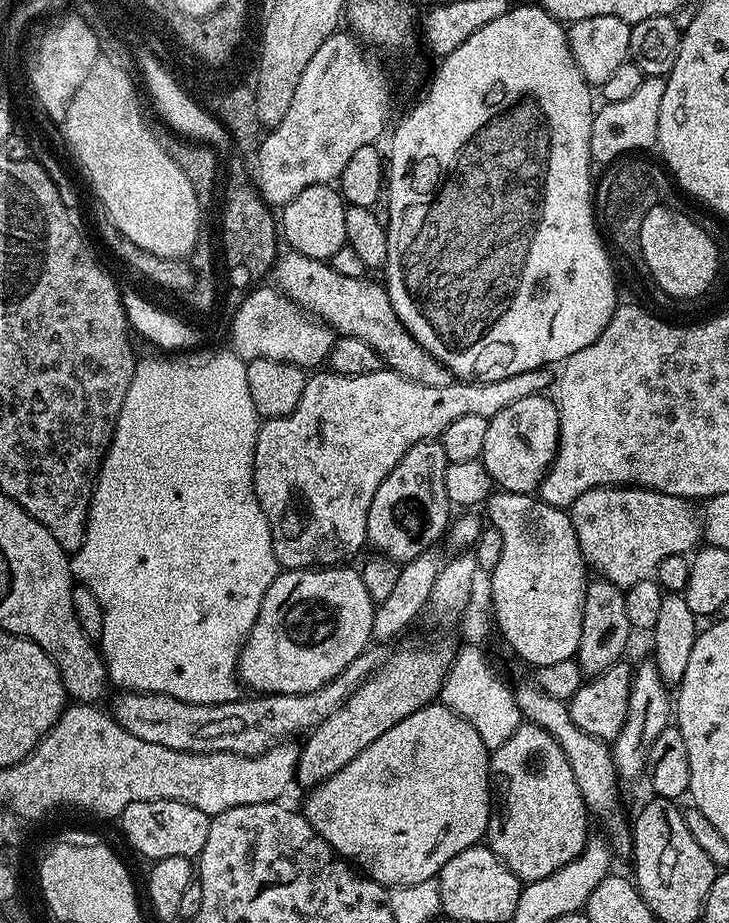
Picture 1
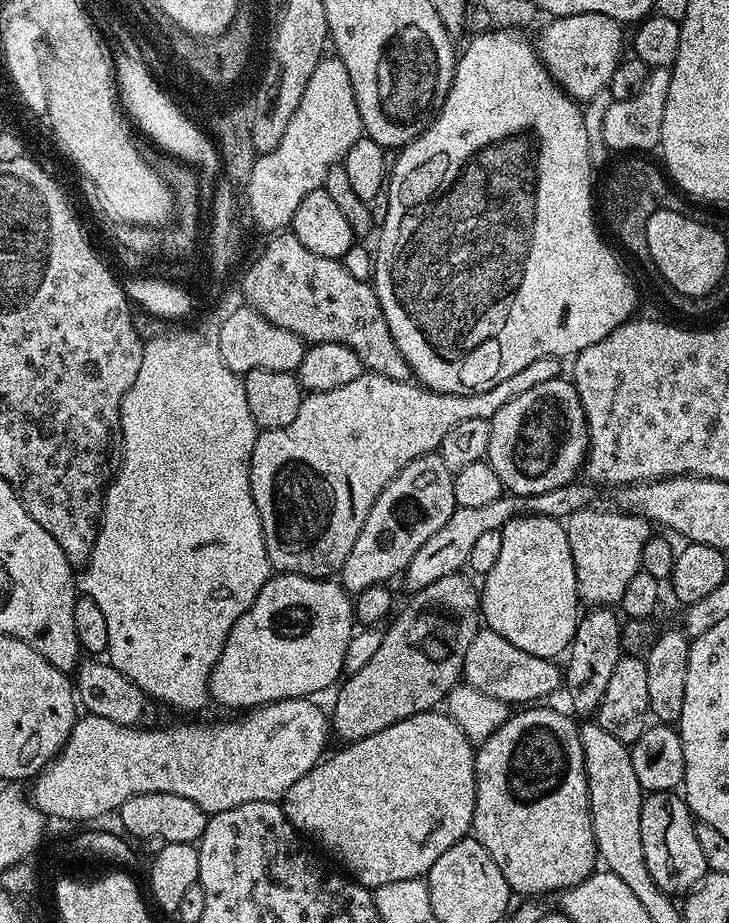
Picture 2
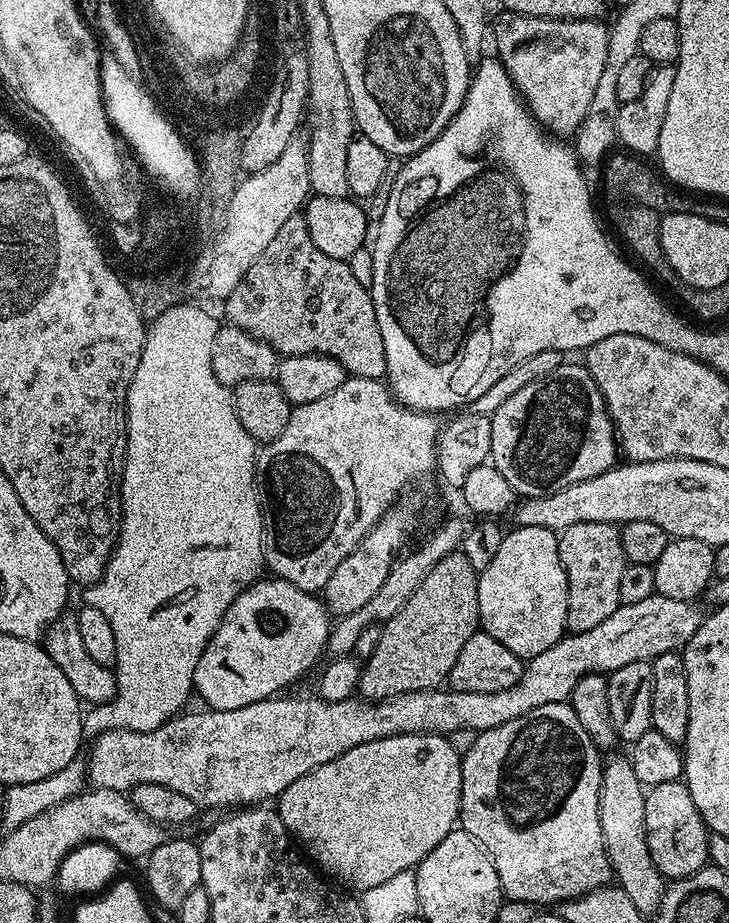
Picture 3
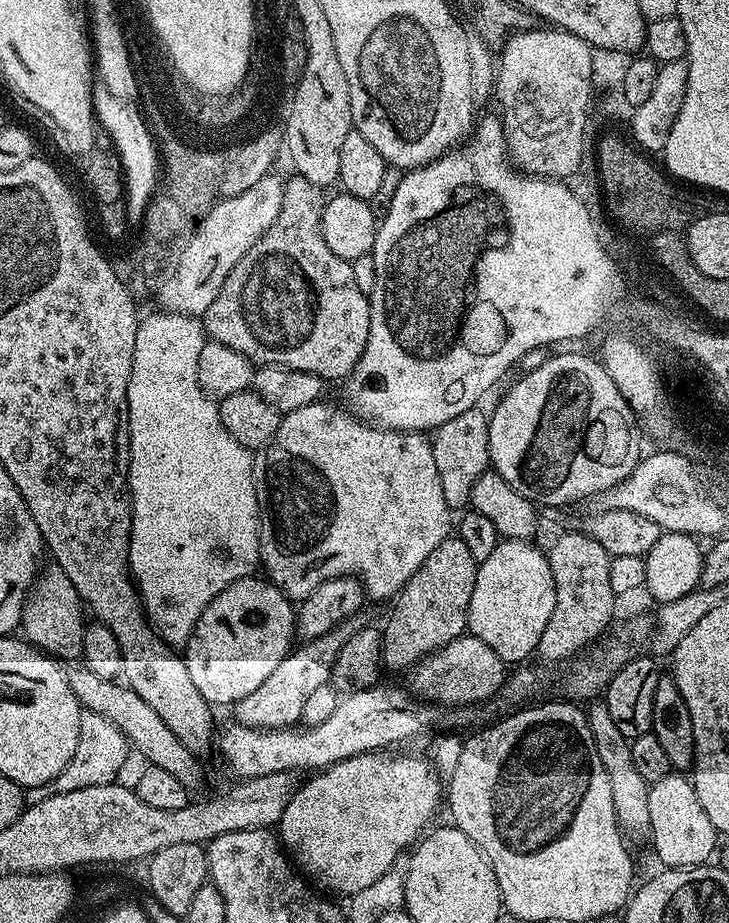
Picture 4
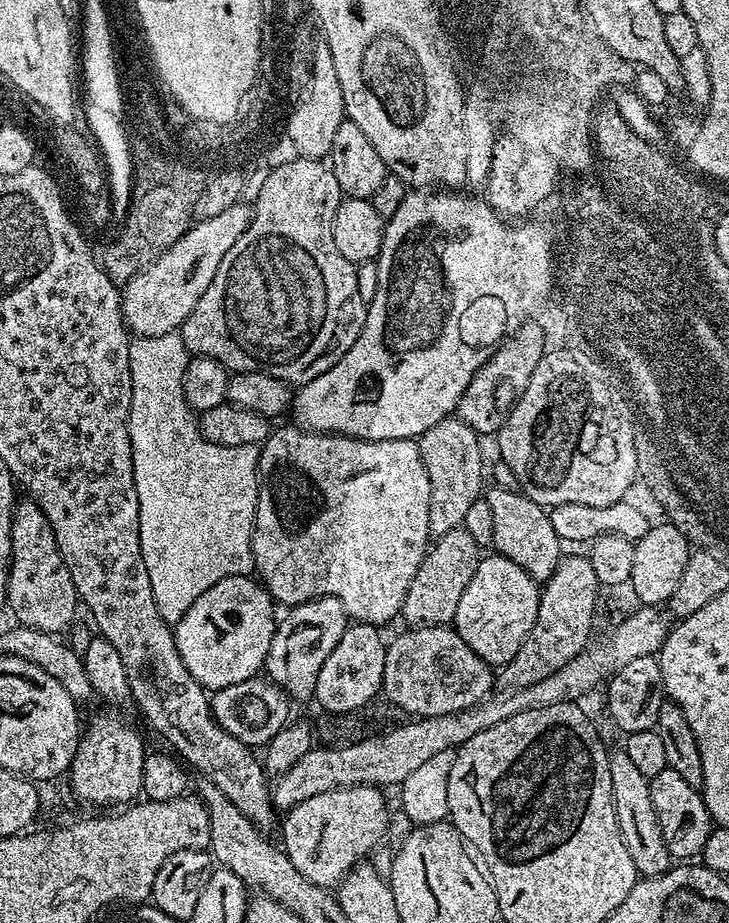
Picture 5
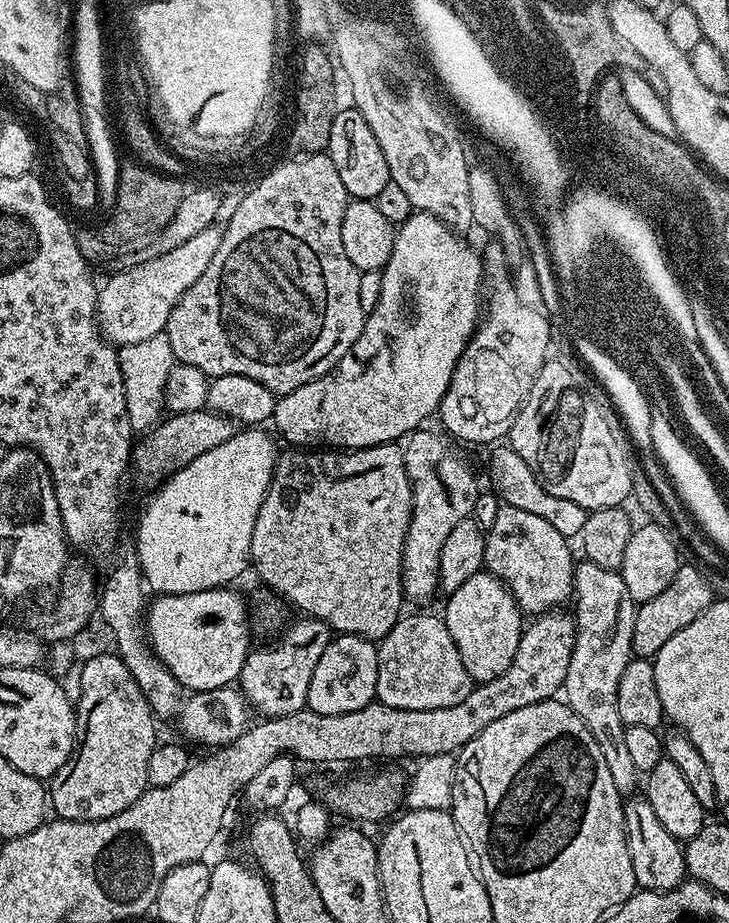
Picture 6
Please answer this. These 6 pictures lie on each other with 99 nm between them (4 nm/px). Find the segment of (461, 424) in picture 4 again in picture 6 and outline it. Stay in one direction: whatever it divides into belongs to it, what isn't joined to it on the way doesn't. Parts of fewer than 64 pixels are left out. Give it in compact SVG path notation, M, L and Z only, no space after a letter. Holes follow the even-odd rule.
M417 430L411 433L403 445L406 474L412 483L412 517L410 518L410 526L406 530L406 542L402 550L400 585L404 588L405 601L411 602L413 600L416 604L424 604L432 595L437 595L440 587L440 555L442 554L442 546L446 543L450 530L454 530L454 526L458 526L458 522L471 517L472 507L478 495L476 476L468 469L467 462L459 460L448 449L447 442L449 443L449 441L439 431L437 431L438 433L424 431Z

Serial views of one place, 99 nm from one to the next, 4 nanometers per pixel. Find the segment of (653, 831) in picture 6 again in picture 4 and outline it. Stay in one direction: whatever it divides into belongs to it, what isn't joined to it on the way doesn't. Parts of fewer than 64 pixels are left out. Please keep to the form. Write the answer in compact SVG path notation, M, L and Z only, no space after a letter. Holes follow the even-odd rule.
M597 698L591 701L587 705L586 715L590 726L590 734L594 734L594 750L598 750L598 758L602 758L602 770L606 770L606 778L610 778L610 795L614 797L616 821L627 835L629 832L634 839L647 841L652 834L648 797L649 783L642 778L642 774L638 774L638 769L634 766L634 757L630 754L632 742L626 738L626 734L618 731L618 725L614 723L614 717L610 714L610 710L604 704L603 699Z

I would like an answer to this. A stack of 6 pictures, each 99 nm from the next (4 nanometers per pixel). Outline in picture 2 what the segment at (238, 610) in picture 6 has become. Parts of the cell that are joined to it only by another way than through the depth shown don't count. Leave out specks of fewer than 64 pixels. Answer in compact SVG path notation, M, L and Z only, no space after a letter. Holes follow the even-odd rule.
M293 572L273 574L268 577L266 586L262 586L258 598L254 598L250 610L246 610L228 632L218 662L210 674L208 690L211 699L228 708L251 710L279 700L315 697L315 692L324 692L341 679L346 646L350 646L353 634L354 600L339 582L332 578L299 576Z

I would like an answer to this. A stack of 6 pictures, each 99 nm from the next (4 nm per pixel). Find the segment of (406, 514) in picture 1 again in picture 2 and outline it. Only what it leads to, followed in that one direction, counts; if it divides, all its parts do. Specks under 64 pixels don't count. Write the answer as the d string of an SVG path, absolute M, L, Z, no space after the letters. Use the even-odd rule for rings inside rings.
M439 451L427 452L406 465L378 494L370 514L354 541L346 562L338 573L338 582L349 594L366 590L375 584L387 585L401 575L410 558L454 514L453 469L442 462Z

